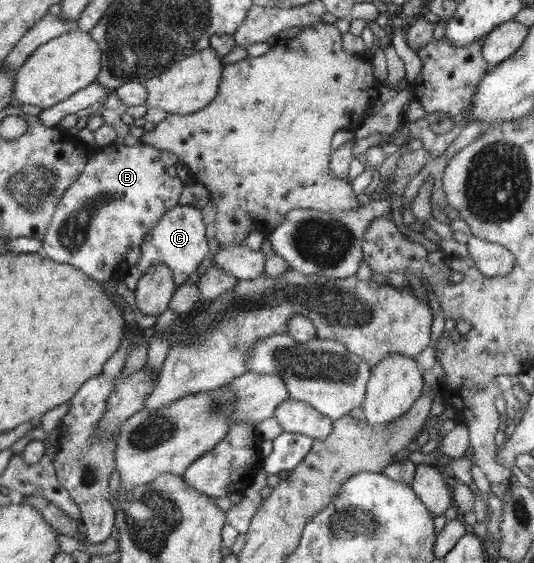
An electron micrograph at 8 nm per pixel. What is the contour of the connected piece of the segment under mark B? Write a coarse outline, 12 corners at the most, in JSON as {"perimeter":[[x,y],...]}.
{"perimeter":[[153,146],[99,148],[62,195],[43,256],[101,285],[179,204]]}

